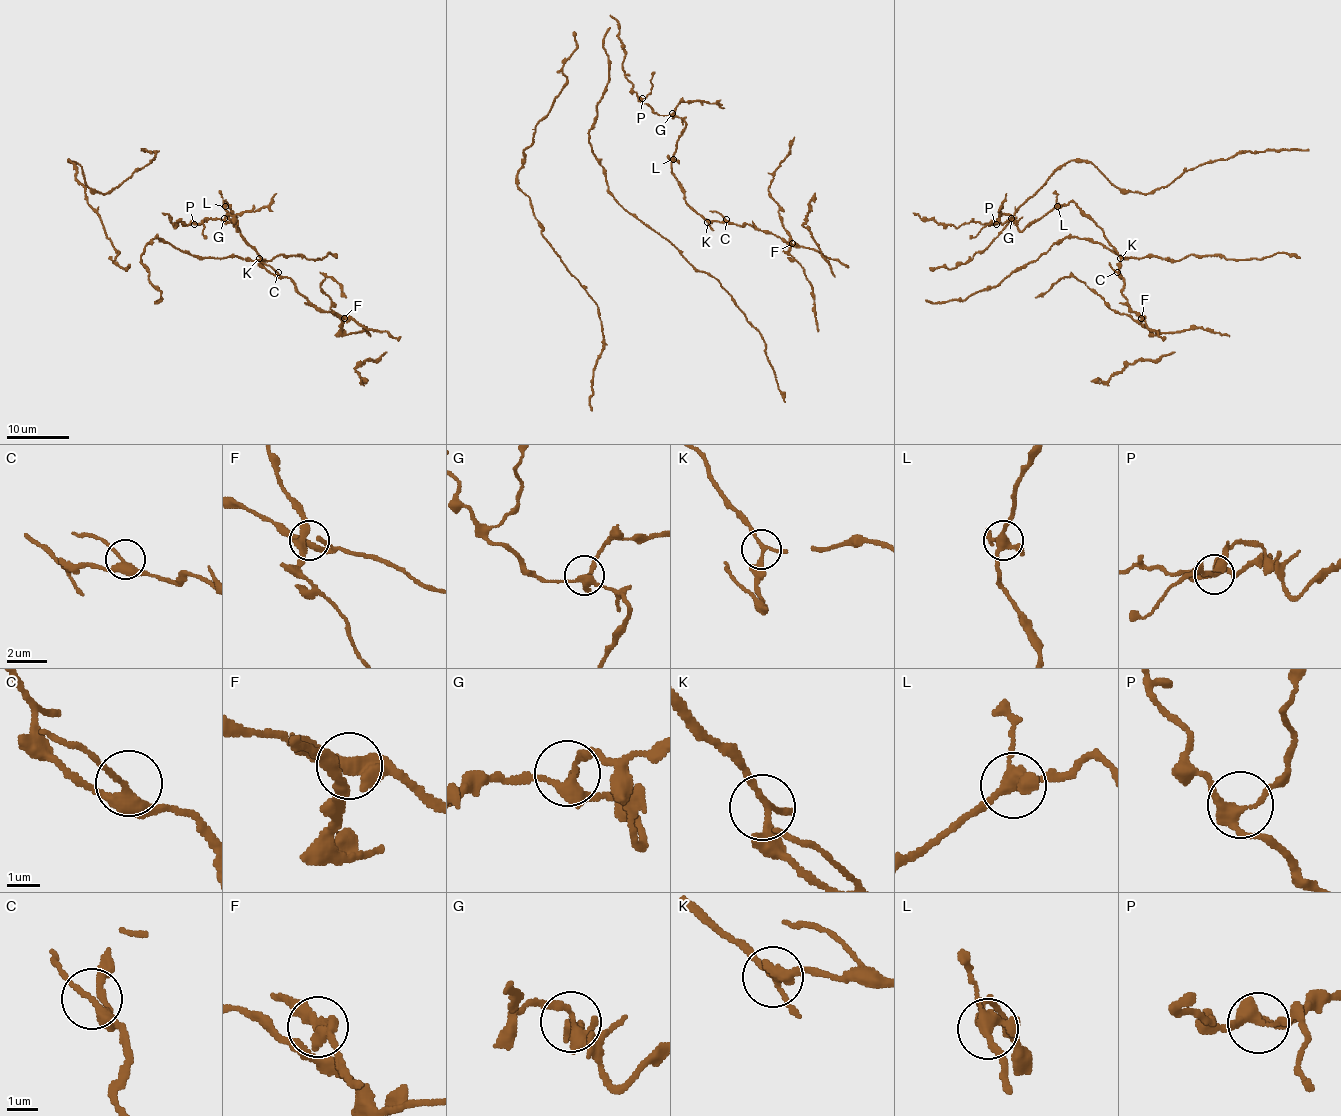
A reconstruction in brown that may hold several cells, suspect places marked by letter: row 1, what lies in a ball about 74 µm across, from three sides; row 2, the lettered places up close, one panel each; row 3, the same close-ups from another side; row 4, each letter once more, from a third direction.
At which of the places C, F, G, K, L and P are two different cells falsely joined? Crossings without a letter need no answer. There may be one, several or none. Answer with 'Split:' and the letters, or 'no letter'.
Split: no letter

